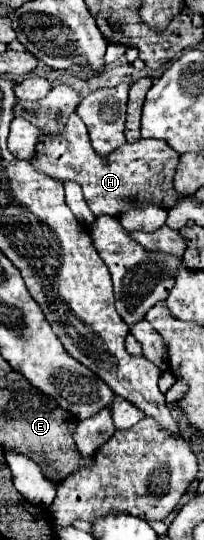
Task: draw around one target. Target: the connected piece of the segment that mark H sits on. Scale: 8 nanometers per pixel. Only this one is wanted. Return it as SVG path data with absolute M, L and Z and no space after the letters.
M71 114L67 126L61 136L41 136L35 154L35 168L49 174L51 178L65 182L75 180L85 194L85 202L89 204L95 216L109 214L117 216L127 208L127 198L131 194L139 194L141 198L161 206L171 208L175 200L181 196L173 190L173 174L177 168L179 154L165 144L165 140L137 140L133 144L123 144L111 156L101 158L95 154L89 142L89 134L85 124L77 114Z

